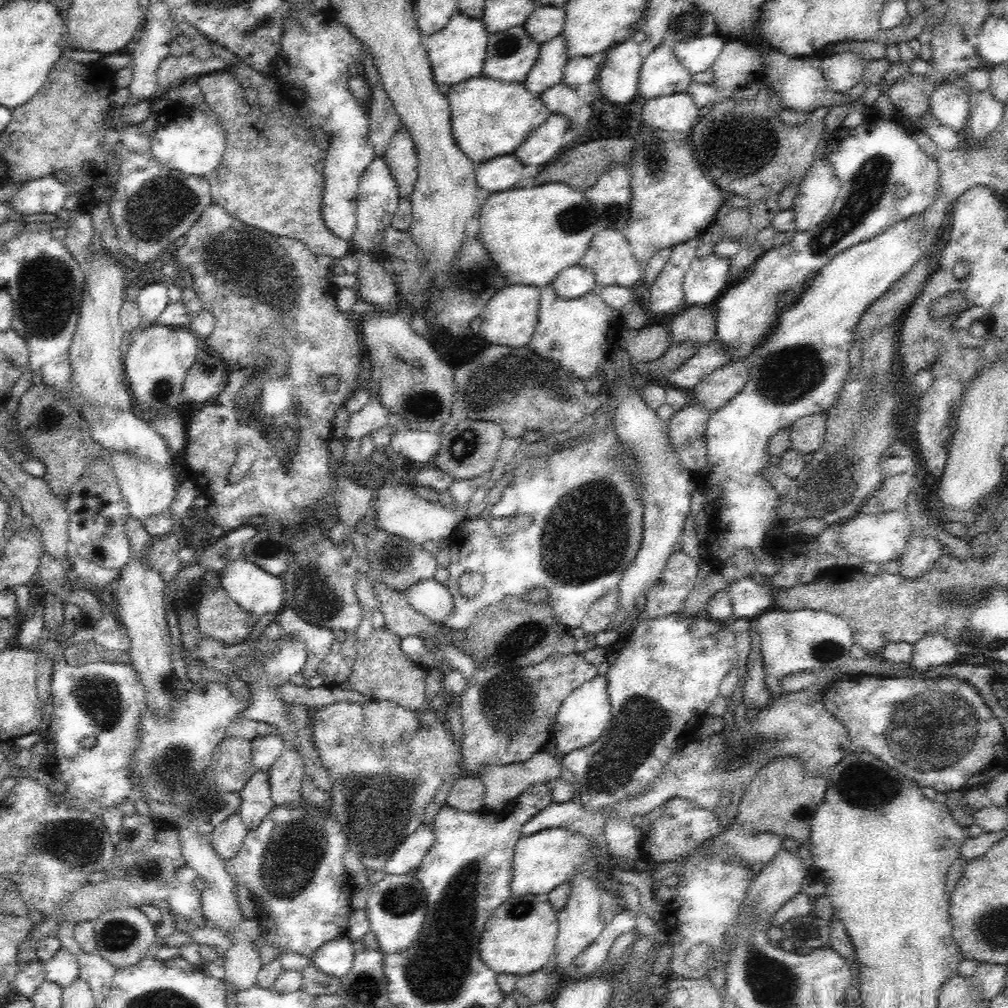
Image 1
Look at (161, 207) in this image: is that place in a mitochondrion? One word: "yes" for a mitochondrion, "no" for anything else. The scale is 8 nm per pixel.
yes

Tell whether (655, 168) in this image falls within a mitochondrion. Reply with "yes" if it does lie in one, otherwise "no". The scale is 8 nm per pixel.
yes

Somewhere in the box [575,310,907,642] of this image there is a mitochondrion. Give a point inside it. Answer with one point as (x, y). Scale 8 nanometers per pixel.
(786, 377)

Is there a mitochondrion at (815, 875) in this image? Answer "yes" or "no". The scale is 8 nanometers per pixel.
no

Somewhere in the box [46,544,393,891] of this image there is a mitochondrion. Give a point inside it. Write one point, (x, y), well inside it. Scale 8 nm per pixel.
(99, 698)

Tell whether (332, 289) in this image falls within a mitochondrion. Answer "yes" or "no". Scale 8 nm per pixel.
no

